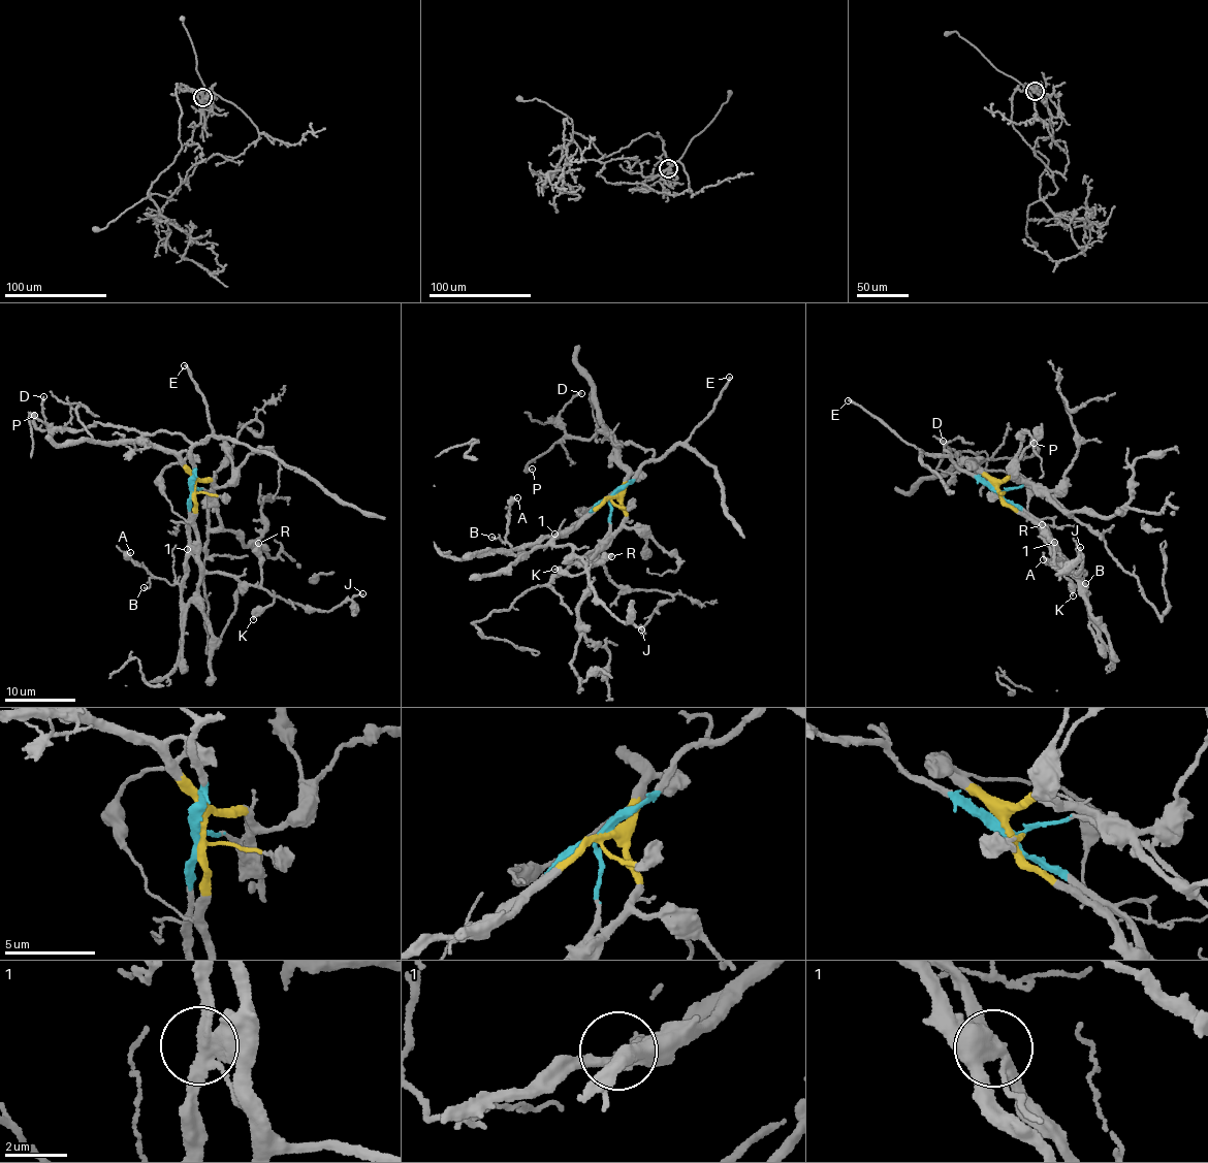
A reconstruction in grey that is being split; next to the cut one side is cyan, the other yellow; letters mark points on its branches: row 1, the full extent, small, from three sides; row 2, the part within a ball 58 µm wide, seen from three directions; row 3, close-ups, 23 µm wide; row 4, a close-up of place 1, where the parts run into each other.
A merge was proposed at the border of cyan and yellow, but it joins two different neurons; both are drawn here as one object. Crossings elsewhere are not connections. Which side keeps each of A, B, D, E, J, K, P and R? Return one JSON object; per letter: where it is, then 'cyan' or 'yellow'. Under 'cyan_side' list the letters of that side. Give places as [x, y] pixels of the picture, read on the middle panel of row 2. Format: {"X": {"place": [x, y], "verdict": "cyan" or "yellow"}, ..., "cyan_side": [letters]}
{"A": {"place": [517, 497], "verdict": "cyan"}, "B": {"place": [491, 537], "verdict": "cyan"}, "D": {"place": [581, 393], "verdict": "cyan"}, "E": {"place": [729, 377], "verdict": "cyan"}, "J": {"place": [641, 630], "verdict": "yellow"}, "K": {"place": [554, 569], "verdict": "yellow"}, "P": {"place": [532, 469], "verdict": "cyan"}, "R": {"place": [611, 556], "verdict": "yellow"}, "cyan_side": ["A", "B", "D", "E", "P"]}

